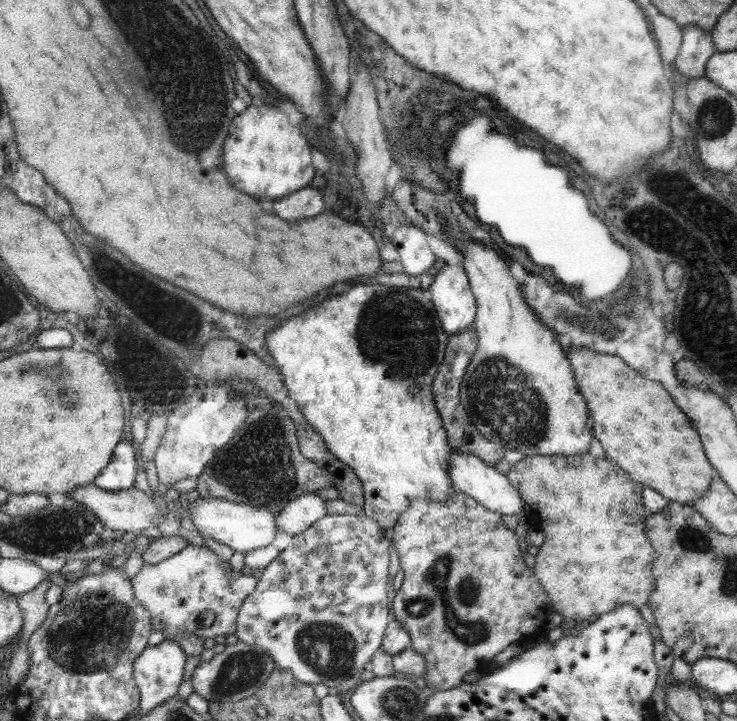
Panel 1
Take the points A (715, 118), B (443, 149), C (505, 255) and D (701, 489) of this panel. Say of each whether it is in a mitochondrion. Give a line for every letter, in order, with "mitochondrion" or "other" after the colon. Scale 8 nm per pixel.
A: mitochondrion
B: other
C: other
D: other

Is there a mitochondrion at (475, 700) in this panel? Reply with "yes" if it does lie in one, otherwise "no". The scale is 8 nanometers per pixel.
no

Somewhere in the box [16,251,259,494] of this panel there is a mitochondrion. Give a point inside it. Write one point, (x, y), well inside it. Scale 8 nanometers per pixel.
(73, 396)

